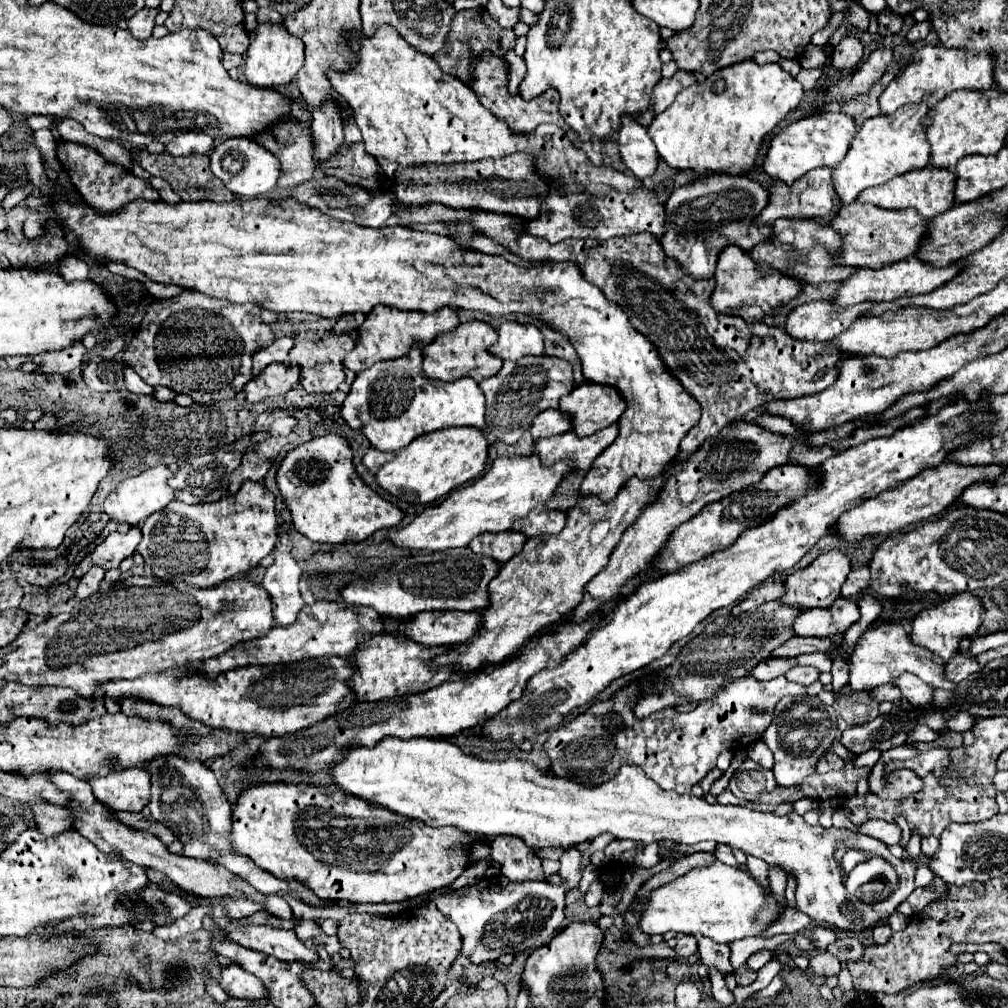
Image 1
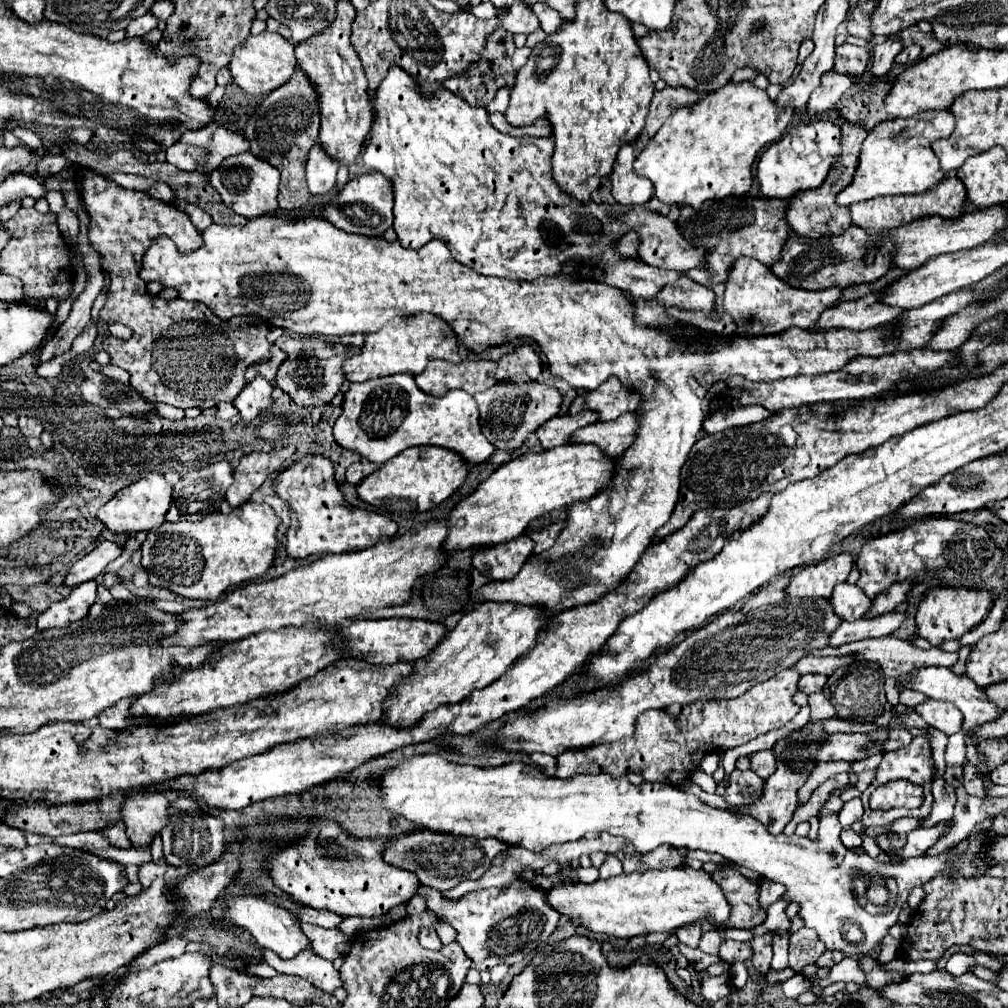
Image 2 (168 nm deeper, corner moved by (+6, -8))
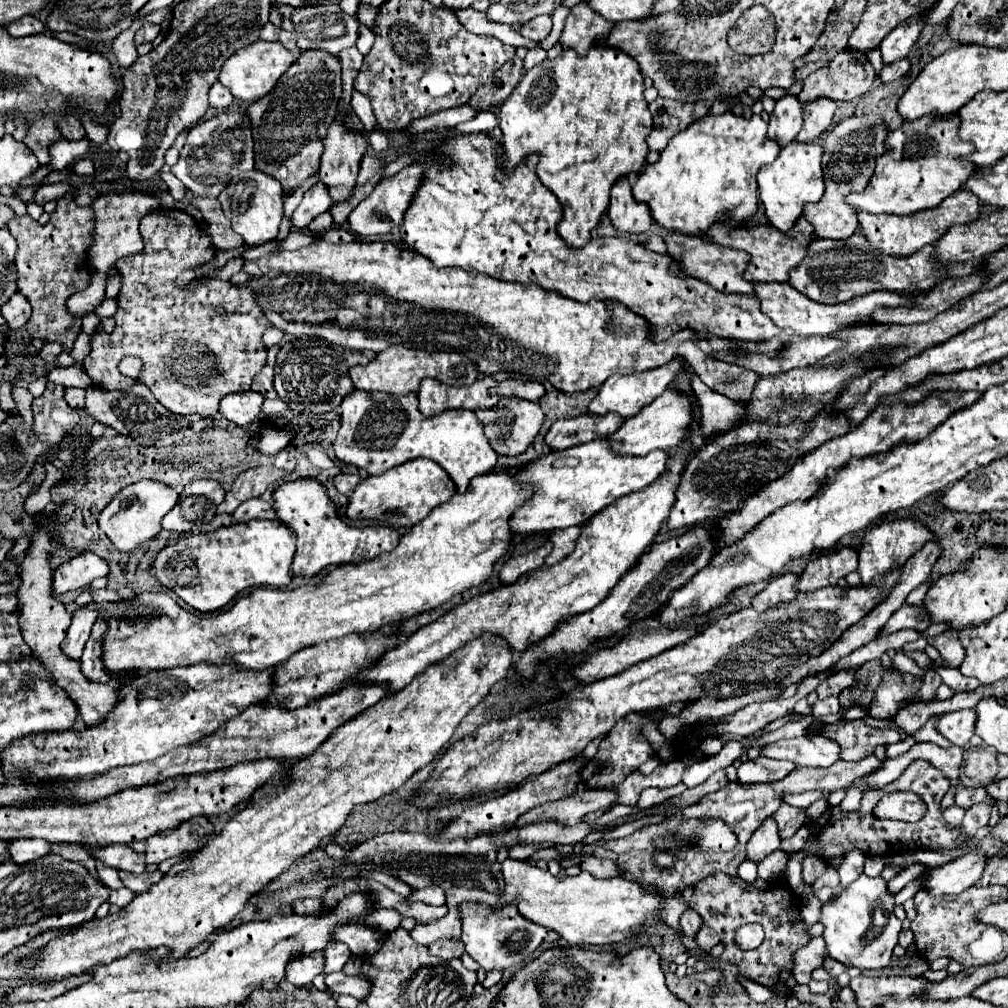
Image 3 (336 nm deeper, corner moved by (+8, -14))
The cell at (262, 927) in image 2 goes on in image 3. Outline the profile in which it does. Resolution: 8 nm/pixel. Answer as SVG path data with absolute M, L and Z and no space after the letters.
M320 951L304 953L296 959L290 959L286 965L286 979L296 985L310 985L312 979L322 971L324 955Z

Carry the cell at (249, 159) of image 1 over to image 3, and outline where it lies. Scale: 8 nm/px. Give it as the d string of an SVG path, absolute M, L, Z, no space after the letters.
M250 171L250 179L244 179L236 185L228 185L220 195L218 201L222 205L224 215L232 221L232 229L242 235L246 243L266 243L276 239L278 227L282 221L282 187L270 175L262 171Z

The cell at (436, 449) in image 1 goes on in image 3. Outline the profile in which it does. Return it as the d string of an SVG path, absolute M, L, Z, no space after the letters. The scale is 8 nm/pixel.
M412 459L408 463L388 469L382 475L360 481L350 495L346 515L352 519L374 519L392 527L412 527L428 517L434 507L446 503L454 493L454 481L438 463L430 459Z

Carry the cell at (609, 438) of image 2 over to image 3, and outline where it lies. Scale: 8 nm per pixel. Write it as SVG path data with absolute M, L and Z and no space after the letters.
M668 387L660 397L656 397L650 405L642 407L638 415L632 419L626 419L612 435L606 437L610 451L618 455L648 455L654 449L672 449L680 439L684 437L684 431L688 431L688 419L692 419L692 405L688 399L676 391L674 387Z

